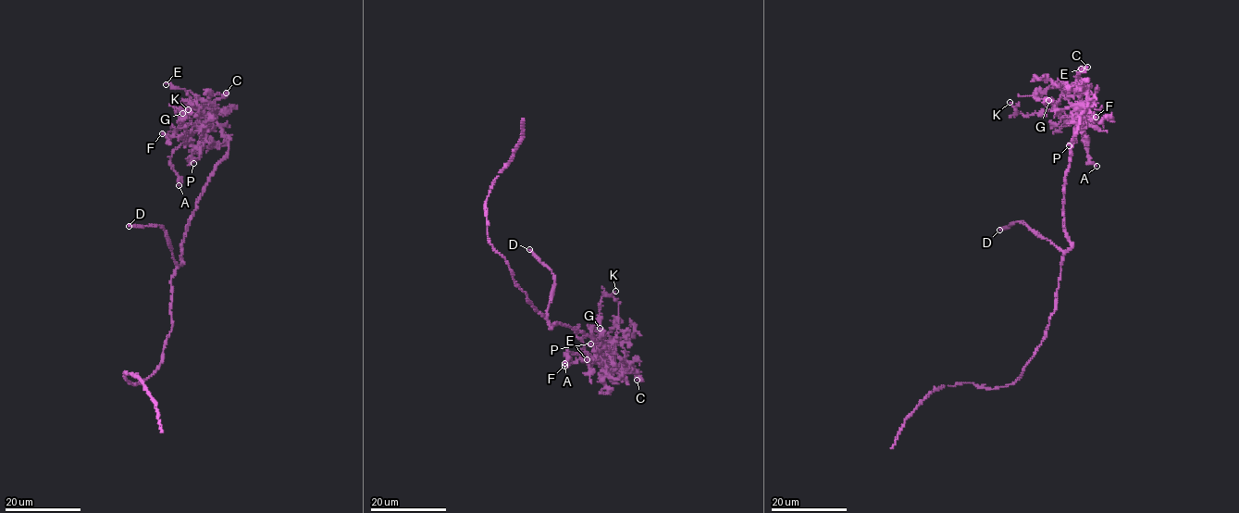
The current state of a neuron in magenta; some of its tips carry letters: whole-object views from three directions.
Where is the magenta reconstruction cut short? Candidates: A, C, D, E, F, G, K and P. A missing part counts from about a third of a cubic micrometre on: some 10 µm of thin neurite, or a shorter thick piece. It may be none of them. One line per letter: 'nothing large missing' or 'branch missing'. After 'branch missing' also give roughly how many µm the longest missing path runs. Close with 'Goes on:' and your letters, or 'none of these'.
A: nothing large missing
C: nothing large missing
D: nothing large missing
E: nothing large missing
F: nothing large missing
G: nothing large missing
K: nothing large missing
P: nothing large missing
Goes on: none of these

